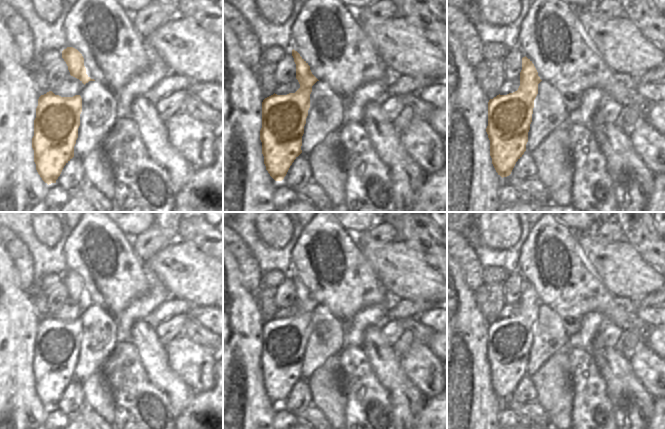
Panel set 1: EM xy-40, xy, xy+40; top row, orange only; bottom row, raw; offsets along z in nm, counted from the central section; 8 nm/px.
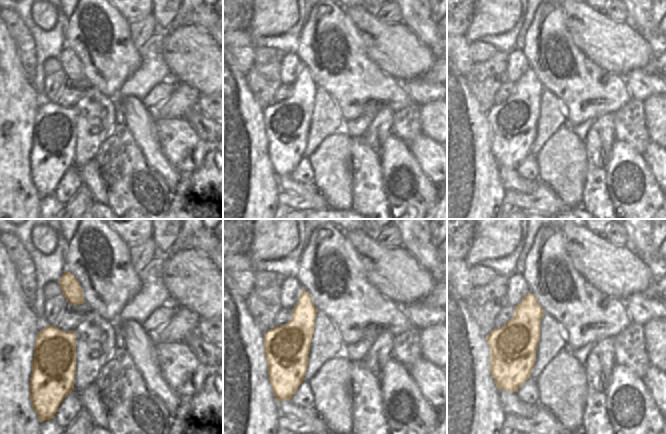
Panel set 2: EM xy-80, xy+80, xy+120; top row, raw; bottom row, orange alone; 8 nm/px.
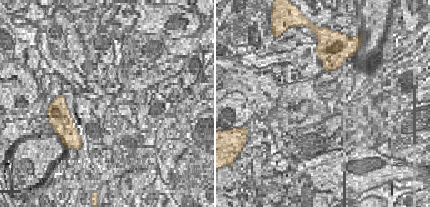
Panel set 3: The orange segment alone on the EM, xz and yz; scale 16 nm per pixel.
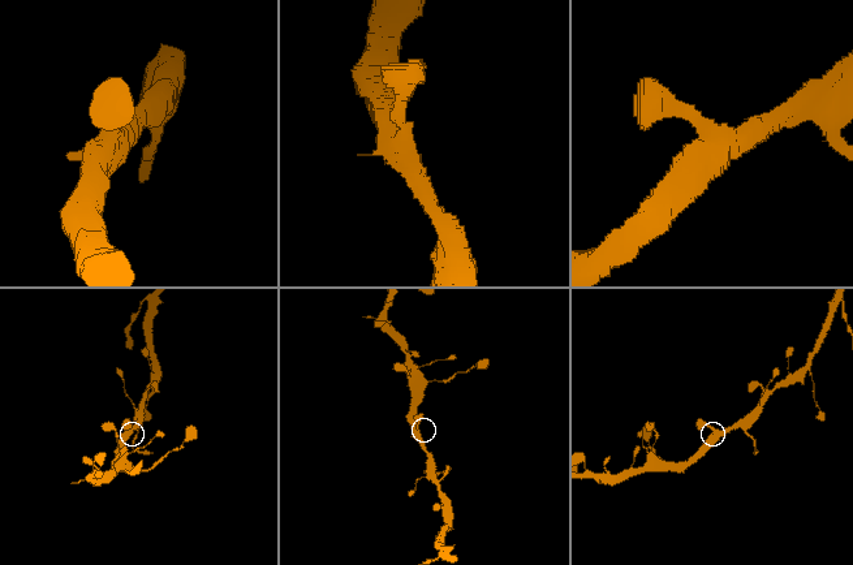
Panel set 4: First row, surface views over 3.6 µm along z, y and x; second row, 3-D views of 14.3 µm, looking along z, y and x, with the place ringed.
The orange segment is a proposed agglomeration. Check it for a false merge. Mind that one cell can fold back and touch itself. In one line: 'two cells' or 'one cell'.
one cell

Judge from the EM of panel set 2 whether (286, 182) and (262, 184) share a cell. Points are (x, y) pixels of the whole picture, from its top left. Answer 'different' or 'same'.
different

